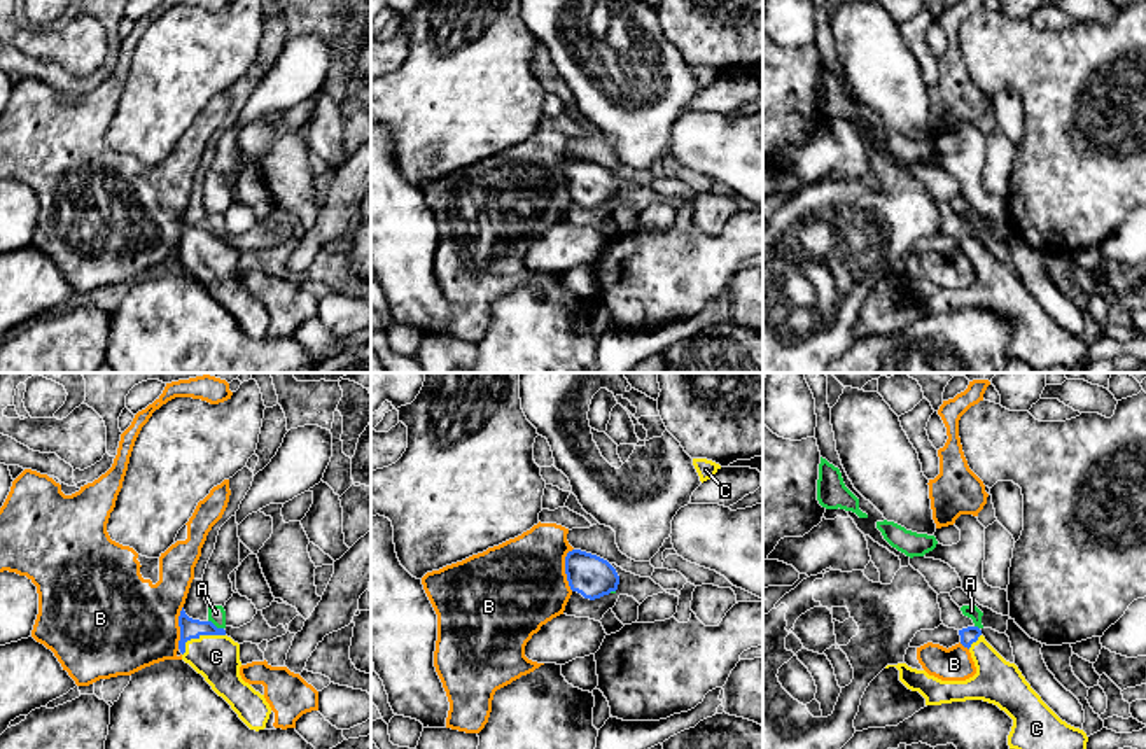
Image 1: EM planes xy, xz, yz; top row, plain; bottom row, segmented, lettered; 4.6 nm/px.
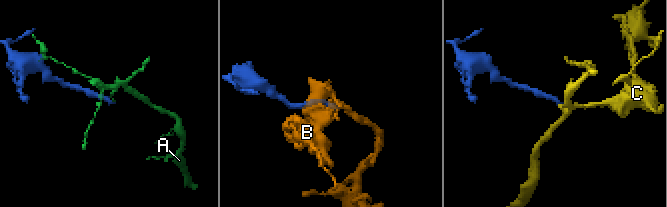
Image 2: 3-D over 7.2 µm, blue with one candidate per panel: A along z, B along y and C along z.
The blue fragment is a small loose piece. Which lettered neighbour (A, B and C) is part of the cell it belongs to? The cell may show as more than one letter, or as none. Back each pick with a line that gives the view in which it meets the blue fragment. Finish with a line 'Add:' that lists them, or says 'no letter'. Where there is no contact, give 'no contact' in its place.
C: meets blue in xy
Add: C

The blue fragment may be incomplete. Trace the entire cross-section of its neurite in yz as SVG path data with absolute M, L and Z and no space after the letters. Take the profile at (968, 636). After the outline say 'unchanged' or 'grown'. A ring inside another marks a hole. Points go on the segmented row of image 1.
M978 626L959 630L969 649L976 674L966 681L941 681L906 663L887 665L899 670L899 681L926 698L926 705L983 700L997 705L1011 719L1010 749L1087 749L1083 730L1062 721L1031 688L1015 663L1006 662L982 635Z; grown

